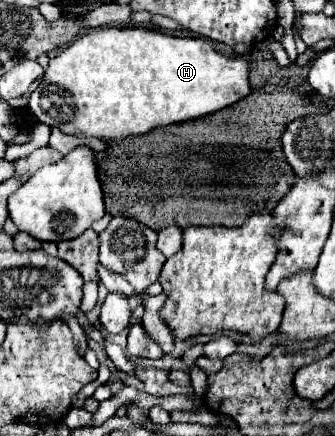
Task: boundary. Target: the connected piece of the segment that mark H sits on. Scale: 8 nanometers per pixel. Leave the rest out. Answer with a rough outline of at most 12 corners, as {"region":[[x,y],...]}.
{"region":[[91,28],[29,108],[119,142],[251,94],[251,52]]}

